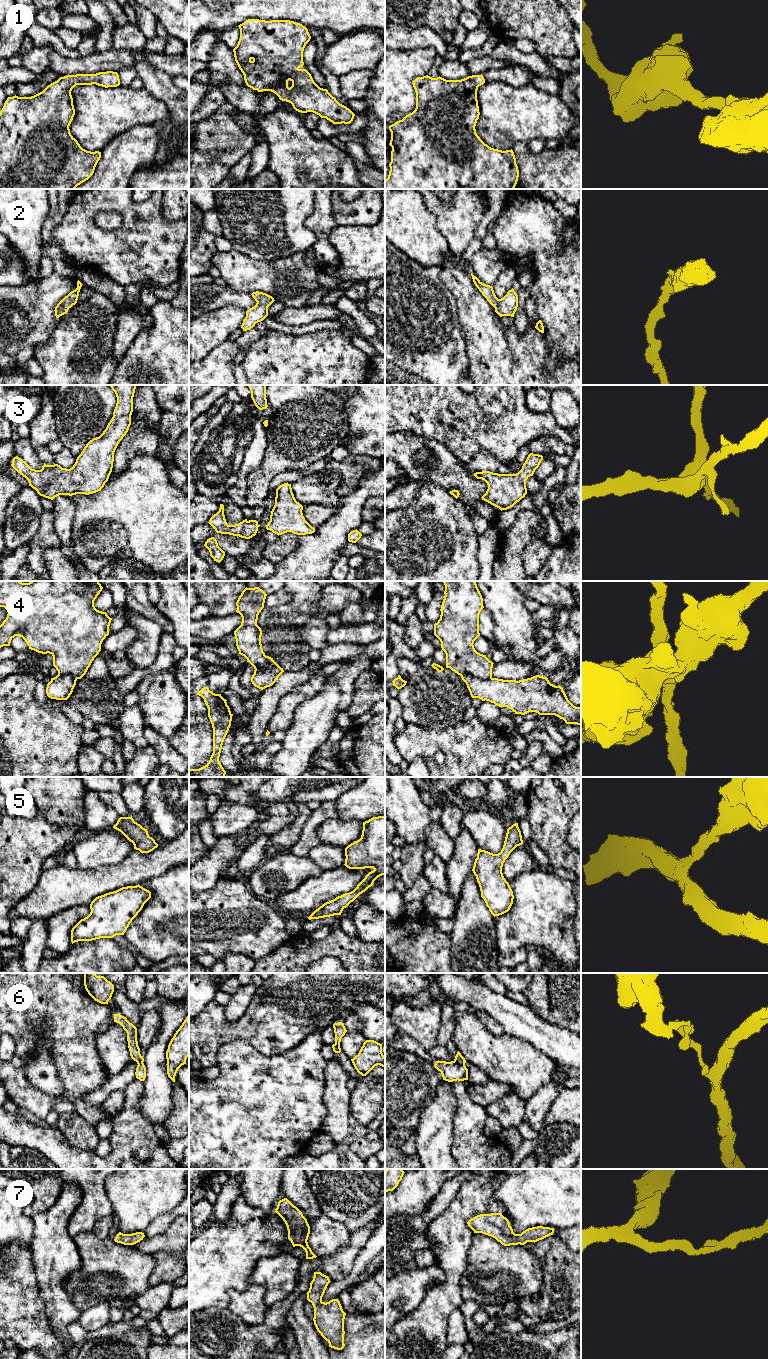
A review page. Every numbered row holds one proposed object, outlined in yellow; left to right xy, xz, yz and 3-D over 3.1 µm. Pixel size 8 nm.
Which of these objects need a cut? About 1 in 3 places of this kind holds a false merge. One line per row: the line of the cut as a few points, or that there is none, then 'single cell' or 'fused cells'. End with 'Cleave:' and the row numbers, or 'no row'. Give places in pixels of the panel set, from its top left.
1: cut none; single cell
2: cut none; single cell
3: cut none; single cell
4: cut yz (460, 674), (491, 678); fused cells
5: cut none; single cell
6: cut yz (453, 1061), (464, 1065); fused cells
7: cut none; single cell
Cleave: 4, 6

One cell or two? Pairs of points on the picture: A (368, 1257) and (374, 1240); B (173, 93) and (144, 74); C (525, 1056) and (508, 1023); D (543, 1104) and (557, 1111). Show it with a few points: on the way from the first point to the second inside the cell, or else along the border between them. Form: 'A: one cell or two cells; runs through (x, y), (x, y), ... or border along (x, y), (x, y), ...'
A: one cell; runs through (368, 1253), (374, 1247), (374, 1244)
B: one cell; runs through (166, 92), (151, 77)
C: two cells; border along (505, 1033), (524, 1040), (537, 1049)
D: two cells; border along (563, 1088), (548, 1110), (543, 1126)

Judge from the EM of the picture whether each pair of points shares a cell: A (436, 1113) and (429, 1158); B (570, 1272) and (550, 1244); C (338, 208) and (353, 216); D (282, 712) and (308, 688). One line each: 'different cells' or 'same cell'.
A: same cell
B: same cell
C: same cell
D: same cell

